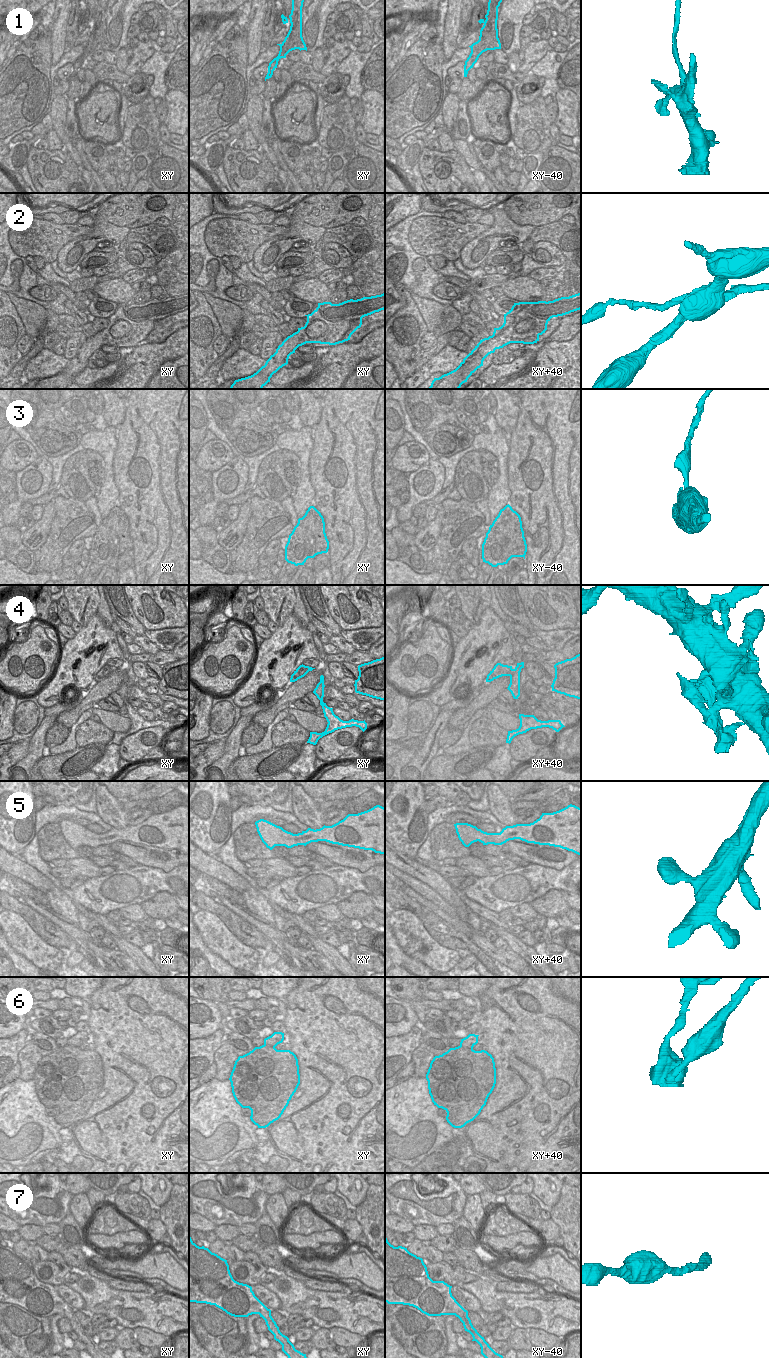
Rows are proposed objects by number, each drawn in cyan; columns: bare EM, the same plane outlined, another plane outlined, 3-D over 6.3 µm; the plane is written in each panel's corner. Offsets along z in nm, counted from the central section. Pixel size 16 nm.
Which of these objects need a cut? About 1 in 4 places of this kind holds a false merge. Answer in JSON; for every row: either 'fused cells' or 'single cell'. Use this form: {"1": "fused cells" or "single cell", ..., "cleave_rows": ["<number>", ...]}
{"1": "fused cells", "2": "fused cells", "3": "fused cells", "4": "single cell", "5": "single cell", "6": "fused cells", "7": "single cell", "cleave_rows": ["1", "2", "3", "6"]}

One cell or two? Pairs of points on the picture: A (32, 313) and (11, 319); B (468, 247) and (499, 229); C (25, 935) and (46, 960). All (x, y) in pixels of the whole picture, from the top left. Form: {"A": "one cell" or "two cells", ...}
{"A": "two cells", "B": "one cell", "C": "one cell"}

